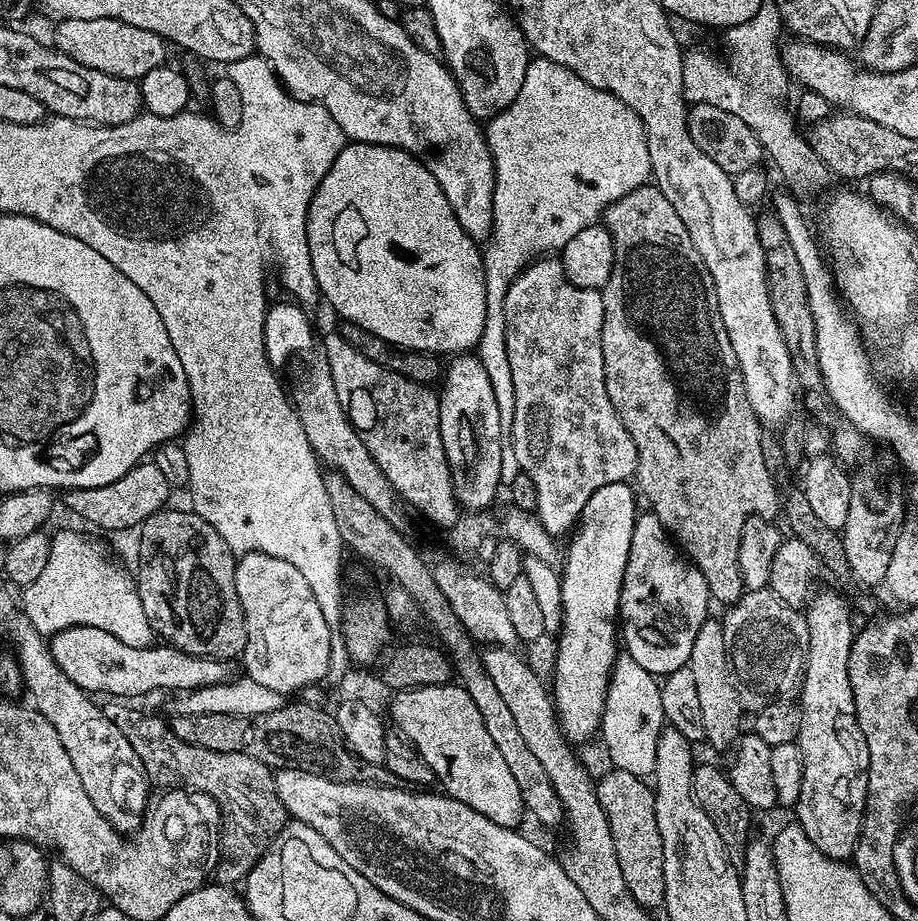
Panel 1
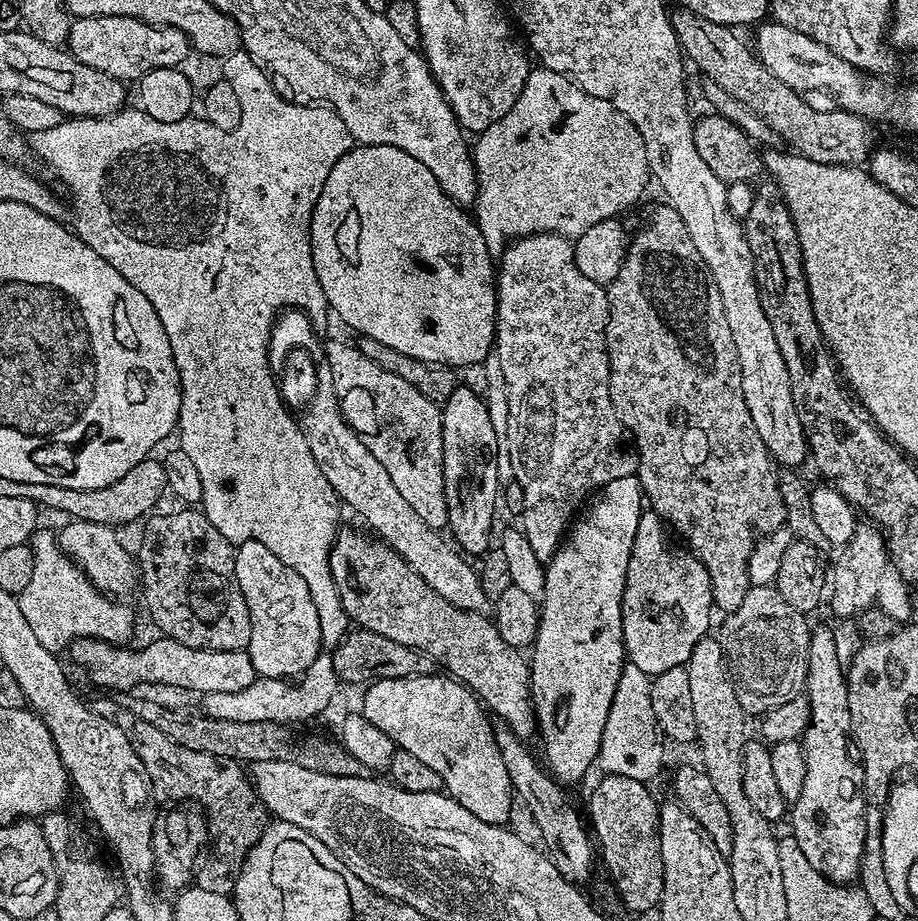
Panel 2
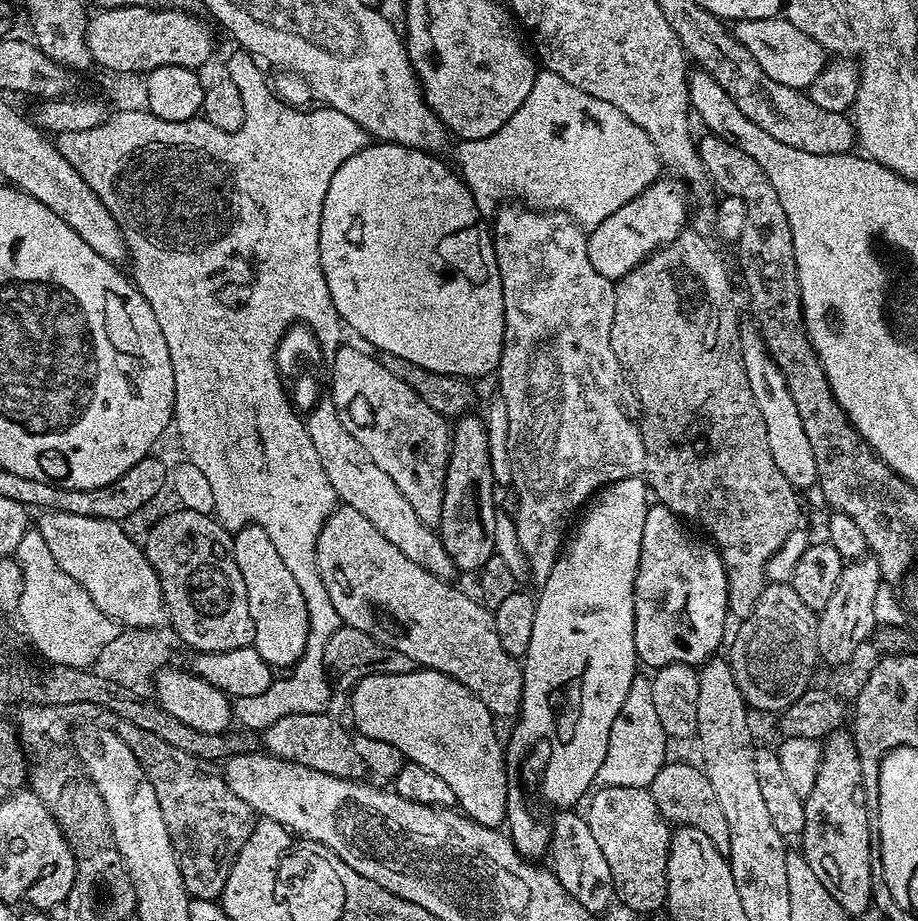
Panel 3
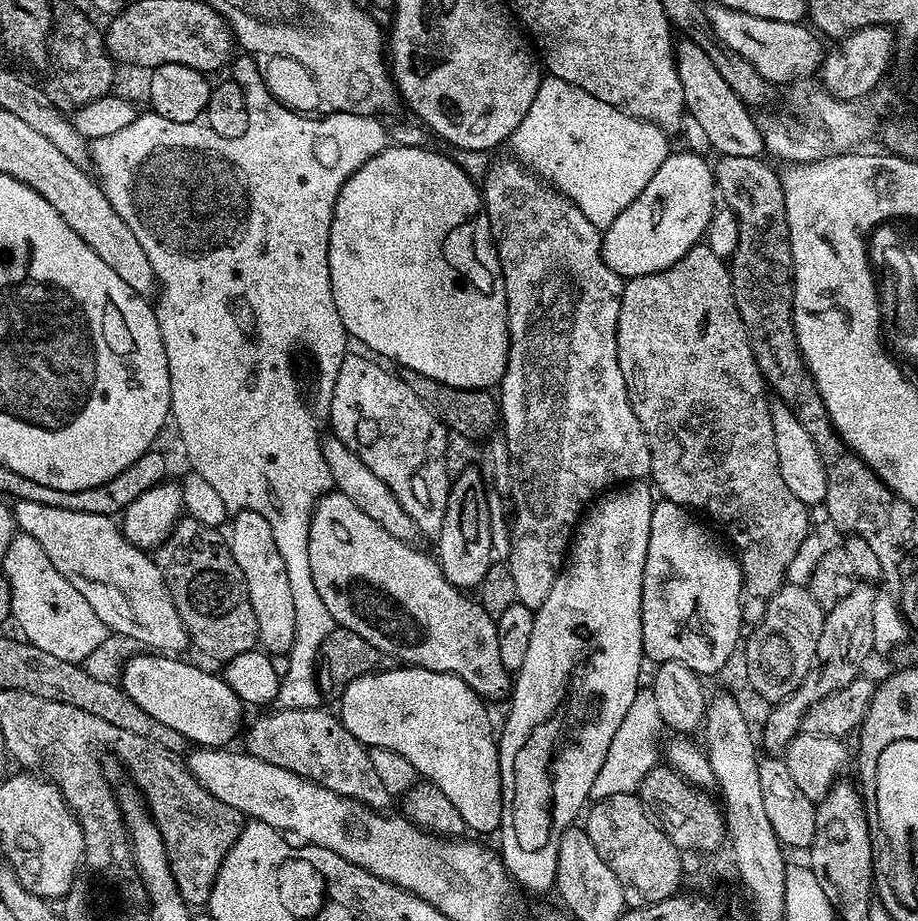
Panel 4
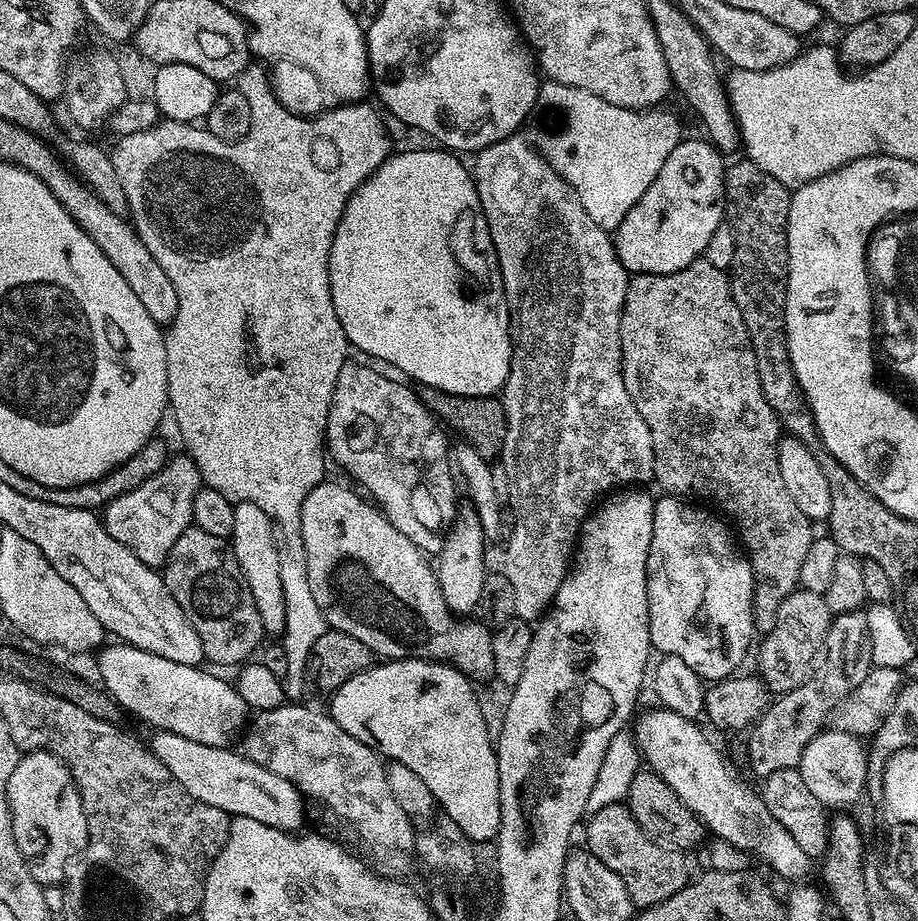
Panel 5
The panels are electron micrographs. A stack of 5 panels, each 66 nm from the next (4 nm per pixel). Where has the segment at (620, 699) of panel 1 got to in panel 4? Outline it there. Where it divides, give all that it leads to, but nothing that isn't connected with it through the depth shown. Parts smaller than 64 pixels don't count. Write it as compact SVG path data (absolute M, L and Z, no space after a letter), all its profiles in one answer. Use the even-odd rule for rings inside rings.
M641 687L636 693L634 702L630 702L630 710L626 710L626 718L622 718L622 726L614 734L610 742L610 750L606 754L606 762L602 770L598 770L598 778L594 778L591 799L610 798L610 794L619 792L636 792L642 778L654 767L657 767L662 756L662 748L656 745L656 735L665 727L664 719L658 714L658 702L654 702L651 687Z

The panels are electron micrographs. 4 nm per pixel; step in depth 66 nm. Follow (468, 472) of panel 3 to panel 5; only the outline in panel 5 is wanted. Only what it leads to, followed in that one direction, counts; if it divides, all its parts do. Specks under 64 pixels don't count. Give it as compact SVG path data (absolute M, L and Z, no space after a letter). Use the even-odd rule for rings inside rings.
M470 504L461 505L445 535L444 547L440 549L435 563L436 577L446 604L458 616L469 615L470 607L480 606L484 595L484 582L488 575L486 568L486 546L488 539L483 534L482 524L476 509Z

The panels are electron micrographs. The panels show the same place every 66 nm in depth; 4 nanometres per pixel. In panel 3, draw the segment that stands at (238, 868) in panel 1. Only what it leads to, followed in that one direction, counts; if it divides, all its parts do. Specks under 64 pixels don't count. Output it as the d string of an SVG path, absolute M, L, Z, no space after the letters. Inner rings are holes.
M127 725L126 739L130 750L138 758L138 762L146 770L150 782L154 786L154 794L158 794L158 806L168 823L168 833L172 835L172 844L176 847L176 854L180 862L180 872L184 875L184 885L189 897L197 900L219 901L222 890L226 886L226 878L230 878L232 864L236 855L246 846L246 838L254 830L258 819L255 812L230 786L224 781L219 771L203 772L201 761L190 754L182 754L175 746L162 742L162 738L154 738L146 730L138 730L138 726Z

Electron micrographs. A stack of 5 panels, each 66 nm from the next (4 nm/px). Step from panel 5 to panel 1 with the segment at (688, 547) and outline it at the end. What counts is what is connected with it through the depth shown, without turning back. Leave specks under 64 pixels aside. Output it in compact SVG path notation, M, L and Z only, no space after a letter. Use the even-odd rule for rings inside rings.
M651 510L641 511L636 517L634 538L630 538L630 556L626 558L626 570L620 587L618 624L622 629L623 647L624 644L628 647L625 648L626 654L634 658L642 670L650 670L657 678L685 667L690 659L690 650L694 650L694 638L698 635L698 630L702 630L704 621L709 619L708 604L710 605L710 597L706 578L702 578L695 564L681 555L664 523Z

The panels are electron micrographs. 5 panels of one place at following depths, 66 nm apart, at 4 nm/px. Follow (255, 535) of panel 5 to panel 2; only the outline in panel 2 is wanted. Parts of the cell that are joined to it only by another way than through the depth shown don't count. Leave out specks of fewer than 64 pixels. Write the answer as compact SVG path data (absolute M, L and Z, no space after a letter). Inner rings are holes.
M245 540L236 548L234 574L238 574L238 586L250 610L252 629L246 651L250 654L250 662L254 662L257 677L266 680L286 680L303 676L322 650L318 610L314 606L314 598L310 598L306 582L302 582L302 578L298 578L298 574L290 570L290 566L283 564L276 555L270 554L270 550L266 550L266 546L262 546L262 542L257 540Z

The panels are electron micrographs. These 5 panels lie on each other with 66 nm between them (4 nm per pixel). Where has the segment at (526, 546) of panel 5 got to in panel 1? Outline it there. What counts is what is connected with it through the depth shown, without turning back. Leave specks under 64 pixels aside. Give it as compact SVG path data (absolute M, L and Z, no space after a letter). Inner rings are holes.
M536 258L529 263L520 275L506 290L504 309L506 310L506 355L510 358L510 374L514 377L514 426L511 430L514 442L514 458L518 458L521 472L525 472L534 482L536 506L534 512L544 529L553 536L560 536L573 529L579 521L586 502L590 502L590 494L601 486L610 486L610 482L628 482L636 475L636 447L634 438L626 430L626 426L618 418L614 406L610 402L610 394L606 394L604 385L604 355L602 354L602 322L604 321L604 298L595 288L576 288L566 278L563 263L556 258Z

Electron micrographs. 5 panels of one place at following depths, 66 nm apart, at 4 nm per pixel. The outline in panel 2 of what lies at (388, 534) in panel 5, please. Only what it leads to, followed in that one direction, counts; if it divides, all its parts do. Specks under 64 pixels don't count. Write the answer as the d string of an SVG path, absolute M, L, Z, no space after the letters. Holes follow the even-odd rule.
M347 526L341 527L330 550L330 570L338 586L338 598L342 598L342 606L349 621L374 634L382 634L382 638L390 638L393 642L402 642L402 646L414 646L414 650L430 654L430 658L434 658L441 669L447 670L461 684L471 688L486 705L489 713L497 712L499 719L509 726L525 724L530 730L535 729L532 670L525 653L510 646L510 642L505 642L498 634L495 623L485 613L471 612L451 605L431 589L394 549L379 538L368 540L369 533L364 532L355 532Z

